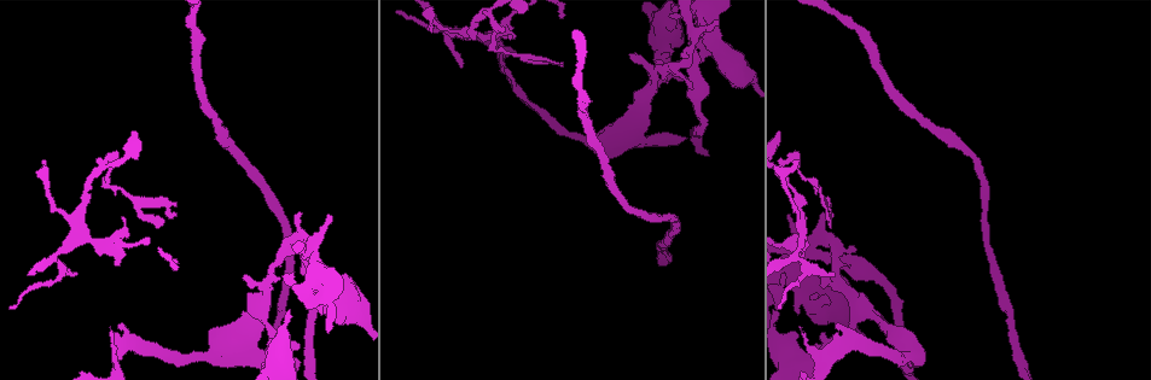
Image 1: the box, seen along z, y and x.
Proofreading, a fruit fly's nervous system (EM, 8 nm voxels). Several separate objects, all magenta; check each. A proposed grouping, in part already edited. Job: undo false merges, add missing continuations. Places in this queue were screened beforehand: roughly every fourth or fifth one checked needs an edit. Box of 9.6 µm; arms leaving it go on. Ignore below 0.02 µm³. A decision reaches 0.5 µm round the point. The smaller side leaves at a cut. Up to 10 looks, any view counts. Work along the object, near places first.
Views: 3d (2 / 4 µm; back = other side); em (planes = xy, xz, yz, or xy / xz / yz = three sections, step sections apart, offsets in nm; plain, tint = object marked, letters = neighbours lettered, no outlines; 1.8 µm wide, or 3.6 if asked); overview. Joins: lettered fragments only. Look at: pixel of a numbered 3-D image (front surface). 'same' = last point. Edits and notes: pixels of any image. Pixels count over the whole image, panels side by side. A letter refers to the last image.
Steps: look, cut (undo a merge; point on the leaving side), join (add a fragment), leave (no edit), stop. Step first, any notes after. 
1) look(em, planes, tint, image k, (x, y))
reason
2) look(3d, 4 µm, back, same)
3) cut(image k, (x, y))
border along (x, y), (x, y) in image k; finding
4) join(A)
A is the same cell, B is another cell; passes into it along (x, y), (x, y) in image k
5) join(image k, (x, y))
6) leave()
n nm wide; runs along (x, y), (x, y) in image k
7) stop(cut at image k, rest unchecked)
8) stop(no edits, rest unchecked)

look(3d, 4 µm, image 1, (123, 218))
thin end

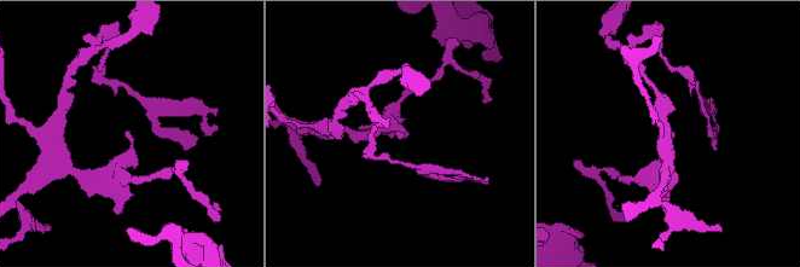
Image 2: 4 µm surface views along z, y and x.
look(em, planes, letters, image 2, (126, 135))

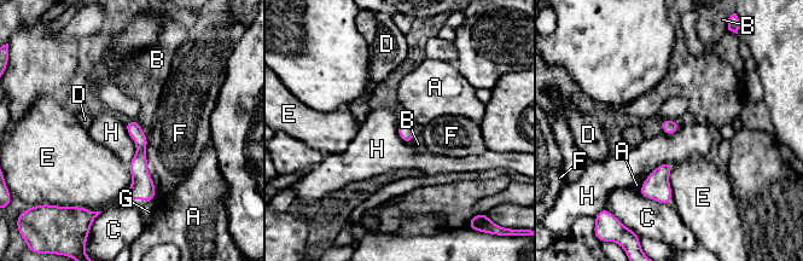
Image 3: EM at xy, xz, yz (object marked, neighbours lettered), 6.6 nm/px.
leave()
A, B, C, D, E, F, G and H are other cells; border along (124, 121), (135, 145), (128, 166) in image 3; none of them fits

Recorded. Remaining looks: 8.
look(em, yz, step 16, letters, image 1, (118, 324))
tapers out

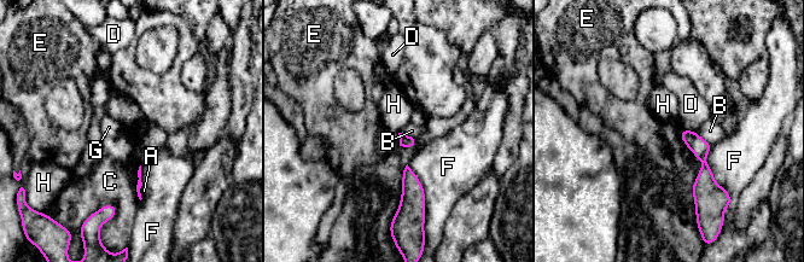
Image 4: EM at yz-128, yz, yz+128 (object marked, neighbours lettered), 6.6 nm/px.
leave()
A, B, C, D, E, F, G and H are other cells; border along (402, 130), (398, 133) in image 4; none of them fits

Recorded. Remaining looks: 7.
look(em, planes, tint, image 1, (296, 344))
thick end

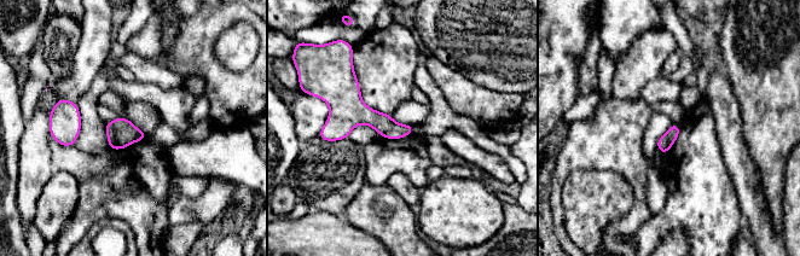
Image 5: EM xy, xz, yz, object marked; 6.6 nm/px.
look(em, planes, letters, same)

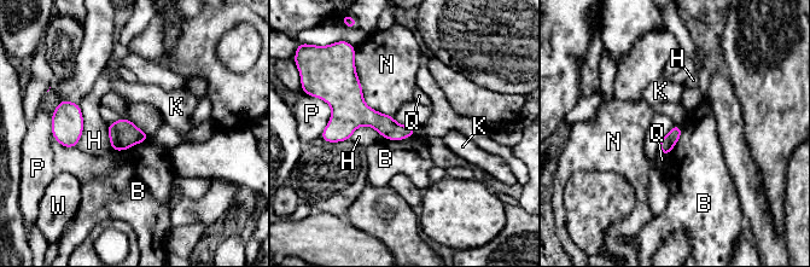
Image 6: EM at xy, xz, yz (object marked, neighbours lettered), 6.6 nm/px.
leave()
B, H, K, N, P, Q and W are other cells; border along (150, 138), (127, 149), (115, 151) in image 6; none of them fits

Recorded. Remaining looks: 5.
look(em, 3.6 µm, yz, step 16, tint, image 1, (789, 214))
thin end

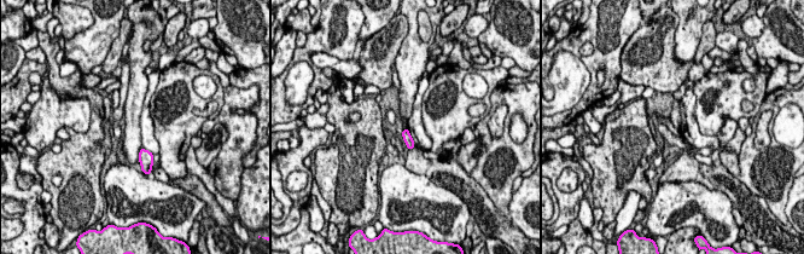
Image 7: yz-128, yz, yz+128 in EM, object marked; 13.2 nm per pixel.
look(em, 3.6 µm, planes, letters, same)
cut it another way

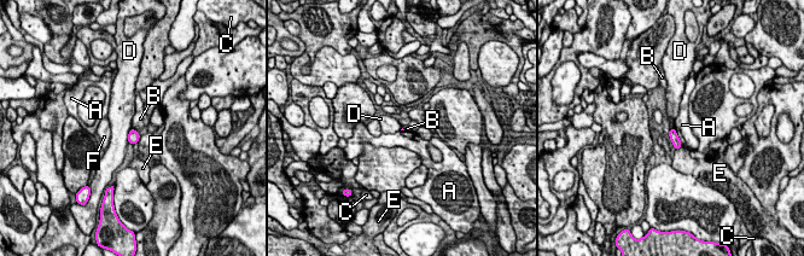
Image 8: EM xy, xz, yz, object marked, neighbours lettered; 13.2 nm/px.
leave()
A, B, C, D, E and F are other cells; border along (132, 127), (135, 131) in image 8; none of them fits

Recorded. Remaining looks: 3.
stop(no edits, rest unchecked)

